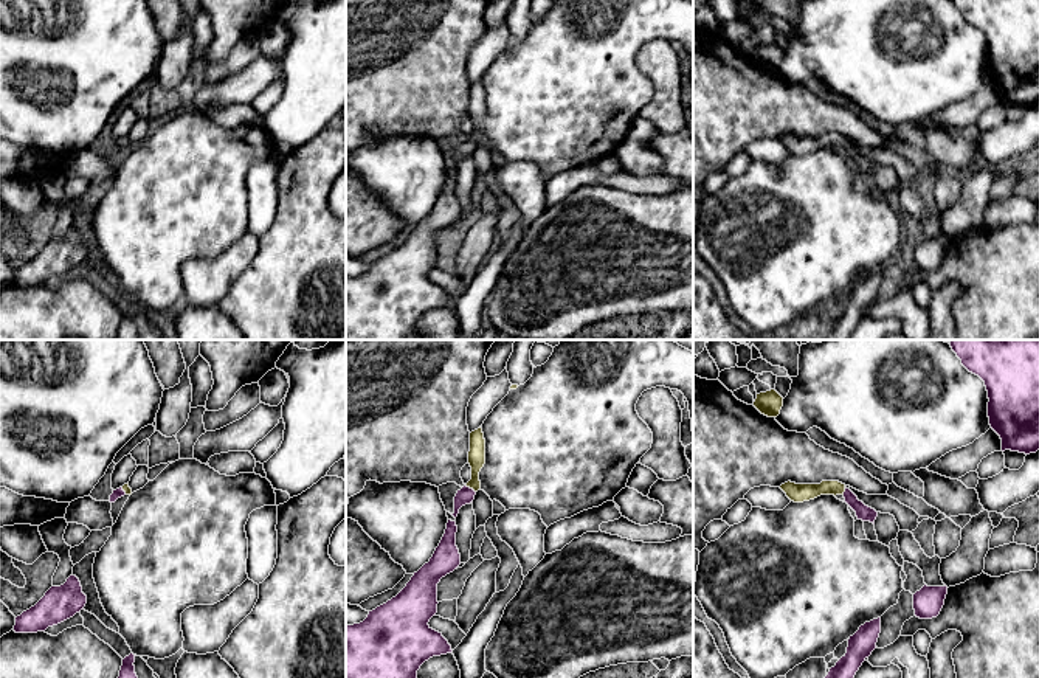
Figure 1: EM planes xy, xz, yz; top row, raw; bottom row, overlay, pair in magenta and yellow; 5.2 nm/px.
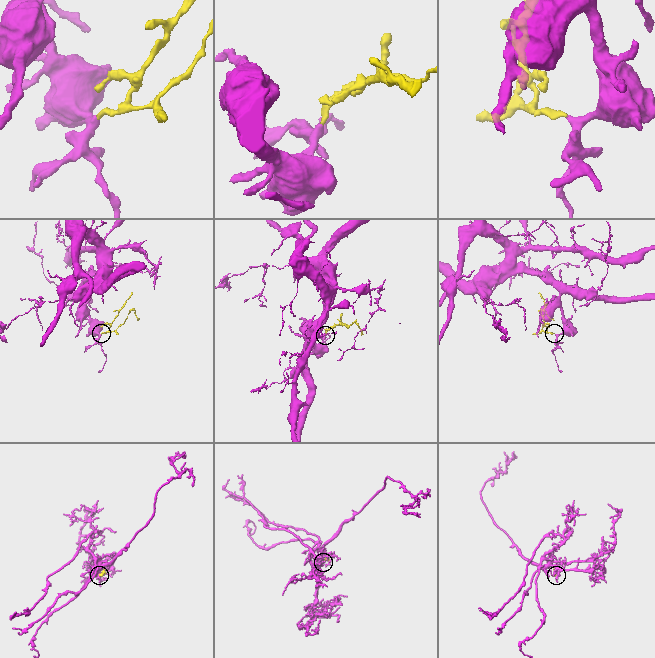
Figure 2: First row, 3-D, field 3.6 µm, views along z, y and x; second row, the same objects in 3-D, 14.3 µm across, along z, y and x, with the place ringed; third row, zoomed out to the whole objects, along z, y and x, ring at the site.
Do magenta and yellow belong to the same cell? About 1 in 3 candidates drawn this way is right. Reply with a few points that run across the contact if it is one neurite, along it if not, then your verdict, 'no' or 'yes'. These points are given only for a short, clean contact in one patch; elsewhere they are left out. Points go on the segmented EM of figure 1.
line xz (465, 495), (469, 487), (475, 481), (476, 456); yes

